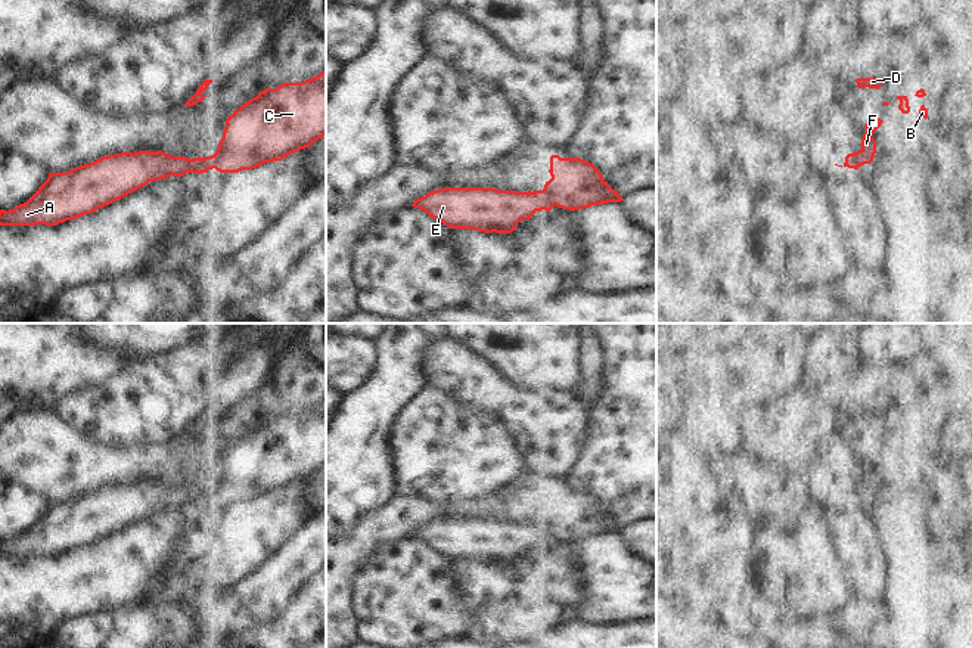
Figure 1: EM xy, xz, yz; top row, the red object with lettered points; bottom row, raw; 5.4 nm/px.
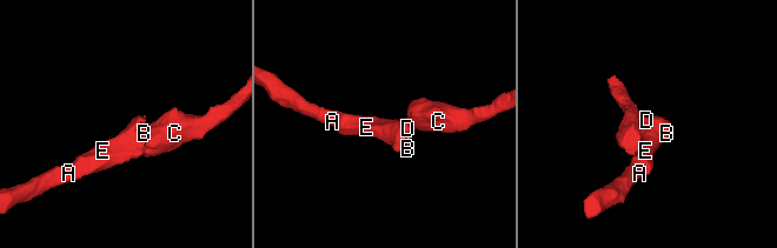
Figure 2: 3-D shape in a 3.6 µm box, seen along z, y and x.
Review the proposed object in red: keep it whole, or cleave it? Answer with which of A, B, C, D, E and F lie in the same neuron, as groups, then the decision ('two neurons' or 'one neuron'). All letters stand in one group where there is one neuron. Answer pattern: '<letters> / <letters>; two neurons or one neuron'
A B D E F / C; two neurons

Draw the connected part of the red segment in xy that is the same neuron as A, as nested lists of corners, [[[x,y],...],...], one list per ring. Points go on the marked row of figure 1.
[[[162,151],[121,152],[102,156],[69,171],[49,173],[47,180],[24,204],[0,210],[0,226],[56,226],[91,214],[149,182],[206,173],[217,152],[205,158],[171,156]]]

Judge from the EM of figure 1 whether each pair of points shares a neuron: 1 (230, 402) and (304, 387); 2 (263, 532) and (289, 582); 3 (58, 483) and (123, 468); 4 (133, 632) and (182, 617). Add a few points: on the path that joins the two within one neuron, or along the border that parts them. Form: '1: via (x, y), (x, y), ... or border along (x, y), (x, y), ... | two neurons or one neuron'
1: border along (273, 372), (260, 388), (232, 412), (221, 412) | two neurons
2: border along (300, 529), (250, 576) | two neurons
3: via (74, 478), (84, 468), (106, 468) | one neuron
4: via (145, 629), (170, 626) | one neuron

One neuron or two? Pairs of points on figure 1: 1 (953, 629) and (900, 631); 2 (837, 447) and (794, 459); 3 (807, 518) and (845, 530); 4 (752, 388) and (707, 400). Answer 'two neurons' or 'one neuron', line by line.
1: two neurons
2: two neurons
3: two neurons
4: two neurons

